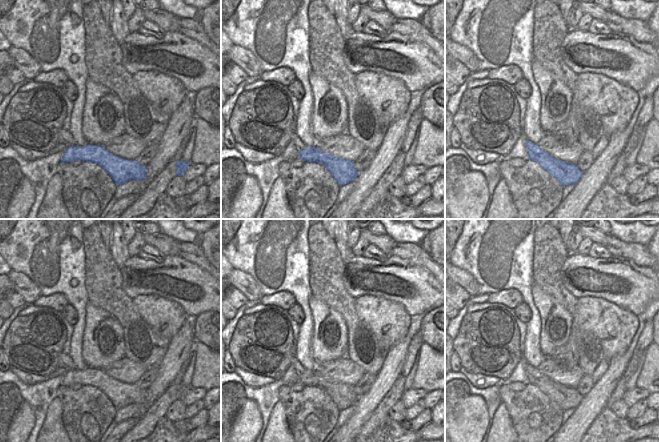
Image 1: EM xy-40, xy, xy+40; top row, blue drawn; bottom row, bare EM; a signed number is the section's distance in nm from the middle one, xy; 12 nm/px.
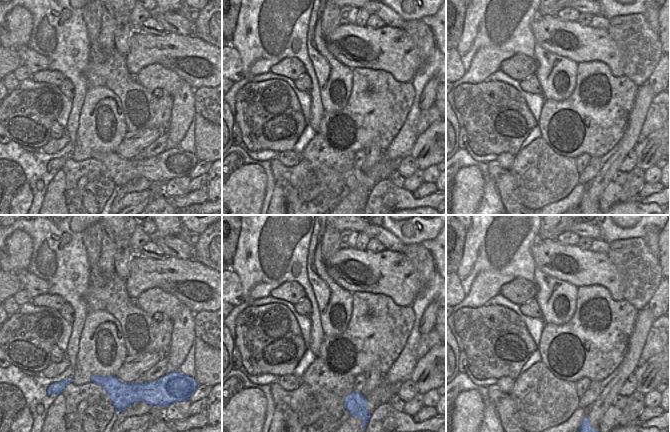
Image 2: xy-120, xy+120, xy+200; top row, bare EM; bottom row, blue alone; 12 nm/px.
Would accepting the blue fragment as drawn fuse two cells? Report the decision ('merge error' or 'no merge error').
merge error

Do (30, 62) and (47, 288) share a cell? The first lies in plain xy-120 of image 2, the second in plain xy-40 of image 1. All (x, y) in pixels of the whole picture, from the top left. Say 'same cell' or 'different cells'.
different cells

